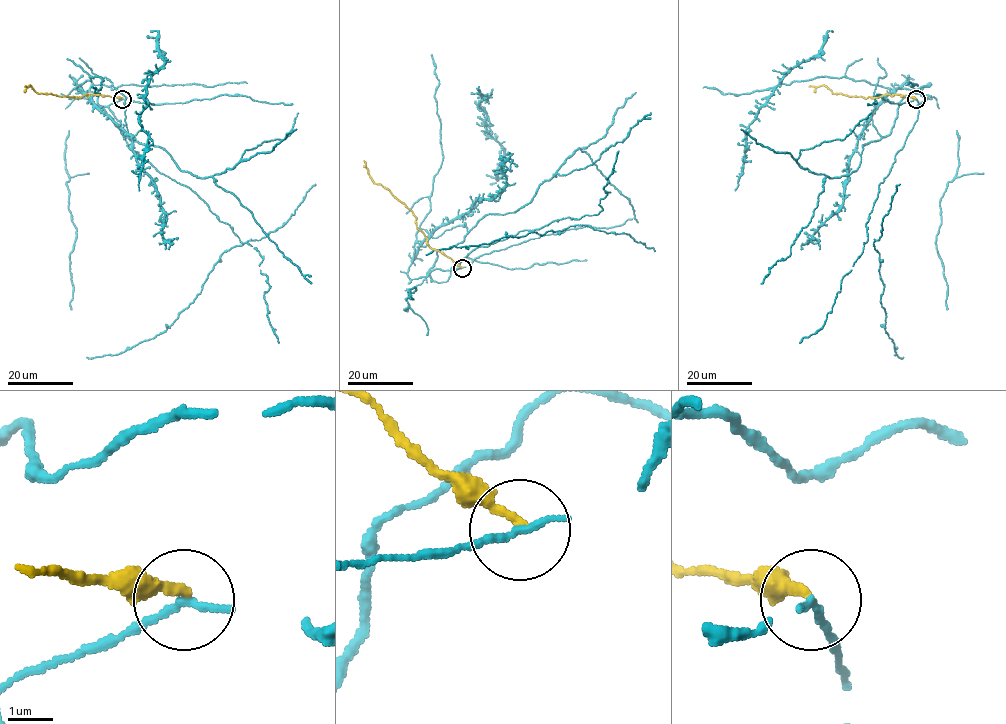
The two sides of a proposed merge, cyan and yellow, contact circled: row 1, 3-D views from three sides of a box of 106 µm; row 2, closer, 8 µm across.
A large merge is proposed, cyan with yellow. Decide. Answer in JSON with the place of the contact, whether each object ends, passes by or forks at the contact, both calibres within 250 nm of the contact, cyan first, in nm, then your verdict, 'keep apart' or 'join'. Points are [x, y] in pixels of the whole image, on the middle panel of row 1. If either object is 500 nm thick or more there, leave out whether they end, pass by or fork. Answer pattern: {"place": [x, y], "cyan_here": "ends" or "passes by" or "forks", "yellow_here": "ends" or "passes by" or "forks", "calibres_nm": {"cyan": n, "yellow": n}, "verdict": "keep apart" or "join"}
{"place": [462, 268], "cyan_here": "ends", "yellow_here": "ends", "calibres_nm": {"cyan": 200, "yellow": 240}, "verdict": "keep apart"}

